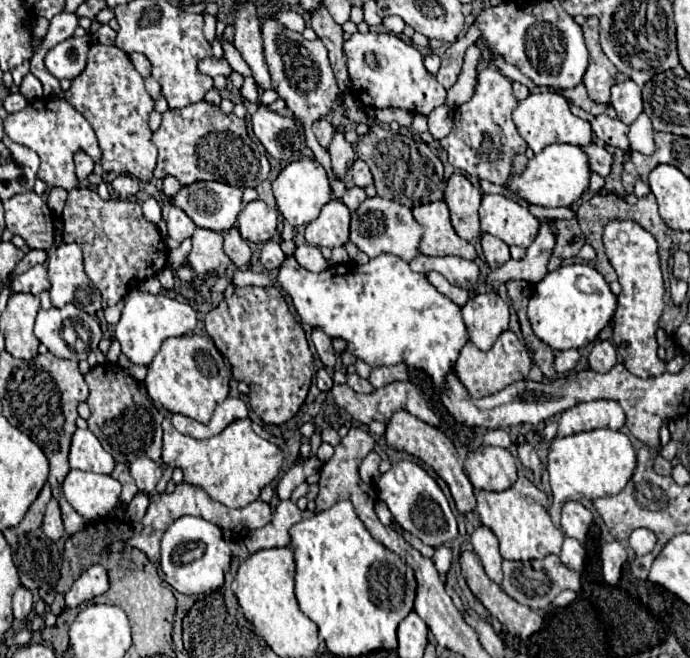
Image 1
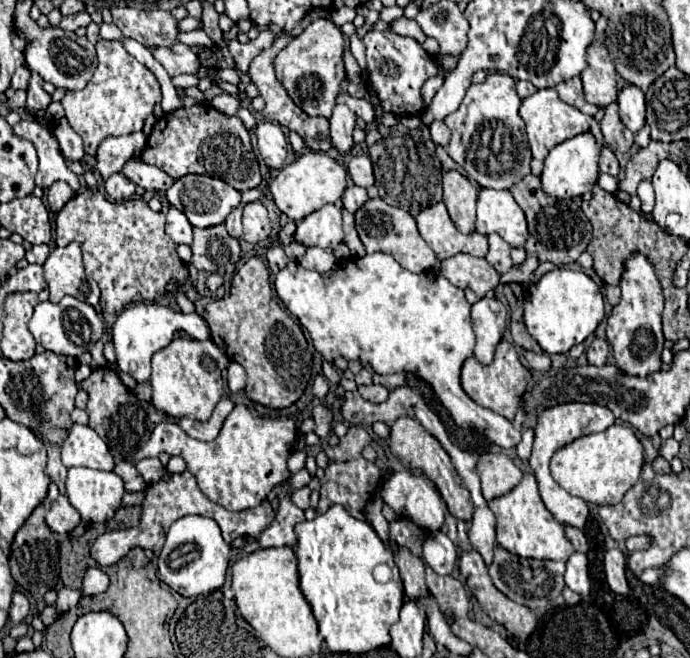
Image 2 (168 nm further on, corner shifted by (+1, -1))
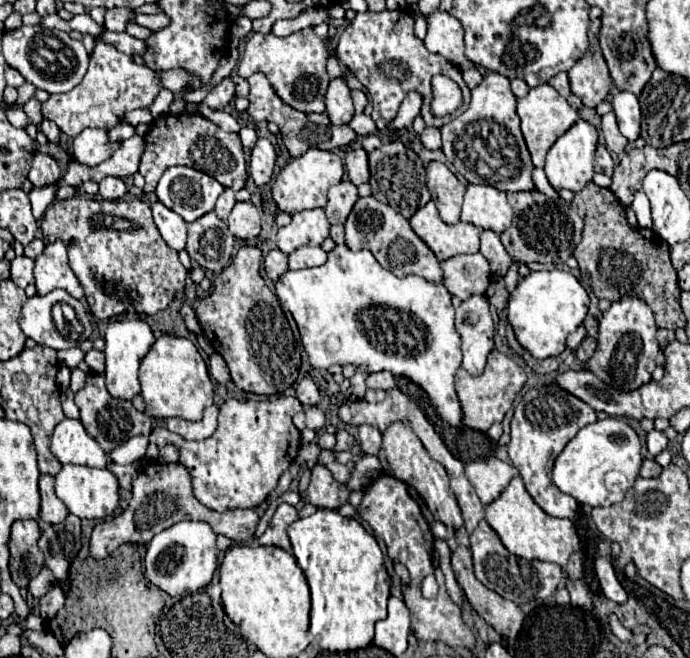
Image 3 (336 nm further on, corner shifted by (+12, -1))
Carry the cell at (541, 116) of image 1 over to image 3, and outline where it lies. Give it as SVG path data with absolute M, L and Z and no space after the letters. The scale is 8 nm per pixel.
M540 84L532 88L524 98L518 100L518 116L522 120L522 134L528 144L532 162L536 168L544 168L544 156L552 144L578 120L578 112L570 108L566 98L562 98L550 84Z

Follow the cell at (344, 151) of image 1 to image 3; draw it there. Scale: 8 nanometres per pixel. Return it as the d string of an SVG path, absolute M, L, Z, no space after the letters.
M344 76L330 80L330 88L326 92L326 114L338 126L350 122L350 118L354 116L352 96L350 96L350 88L348 88Z

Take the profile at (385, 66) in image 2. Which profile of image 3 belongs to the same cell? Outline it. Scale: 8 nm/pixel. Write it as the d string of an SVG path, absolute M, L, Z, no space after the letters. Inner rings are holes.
M408 10L358 12L356 18L340 34L338 46L336 46L336 56L342 64L346 64L346 68L370 92L372 106L374 106L374 112L372 112L374 120L378 120L378 118L392 120L408 92L418 92L422 96L420 116L422 116L426 126L436 126L436 128L440 128L440 126L448 124L450 120L454 120L456 116L460 116L470 102L470 88L462 80L462 72L456 70L456 66L452 66L440 54L432 54L426 50L424 40L420 40L414 34L414 18ZM436 74L444 74L444 76L450 76L452 80L456 80L458 86L462 88L462 94L464 94L462 108L458 108L454 114L444 116L444 118L436 118L430 112L430 94L432 94L430 80Z

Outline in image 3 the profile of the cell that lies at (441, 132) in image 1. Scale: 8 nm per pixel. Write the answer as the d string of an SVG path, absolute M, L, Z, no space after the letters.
M424 128L424 132L420 134L420 140L422 140L422 144L424 144L428 150L438 150L438 148L442 146L440 130L438 130L438 128Z

